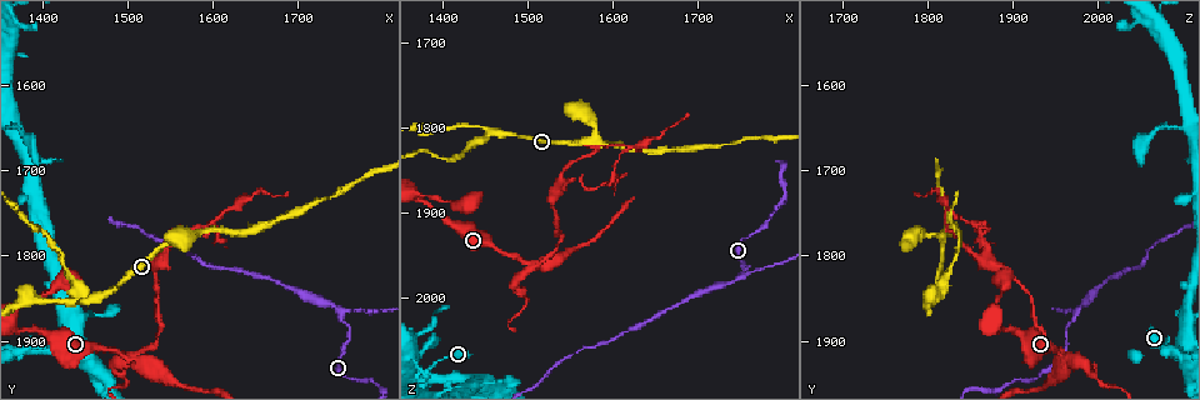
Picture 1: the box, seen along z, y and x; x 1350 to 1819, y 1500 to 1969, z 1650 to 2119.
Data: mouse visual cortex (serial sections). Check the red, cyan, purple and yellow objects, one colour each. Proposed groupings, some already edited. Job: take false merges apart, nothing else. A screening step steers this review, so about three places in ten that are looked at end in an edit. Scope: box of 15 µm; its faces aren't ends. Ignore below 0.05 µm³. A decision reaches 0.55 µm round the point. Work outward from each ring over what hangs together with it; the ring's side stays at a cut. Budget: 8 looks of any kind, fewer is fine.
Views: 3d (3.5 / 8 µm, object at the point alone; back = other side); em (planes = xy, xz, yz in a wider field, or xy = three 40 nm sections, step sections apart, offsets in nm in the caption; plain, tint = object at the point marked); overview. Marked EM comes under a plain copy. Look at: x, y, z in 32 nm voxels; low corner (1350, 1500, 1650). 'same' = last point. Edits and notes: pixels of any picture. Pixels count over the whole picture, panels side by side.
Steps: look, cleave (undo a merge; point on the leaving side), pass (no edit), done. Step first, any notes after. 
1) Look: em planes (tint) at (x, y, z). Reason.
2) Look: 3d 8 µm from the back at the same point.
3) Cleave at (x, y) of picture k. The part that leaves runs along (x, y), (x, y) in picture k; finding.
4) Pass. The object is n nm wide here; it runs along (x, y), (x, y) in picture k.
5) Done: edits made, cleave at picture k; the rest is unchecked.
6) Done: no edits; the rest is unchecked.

Look: 3d 8 µm at (1745, 1870, 1970). Branch point.

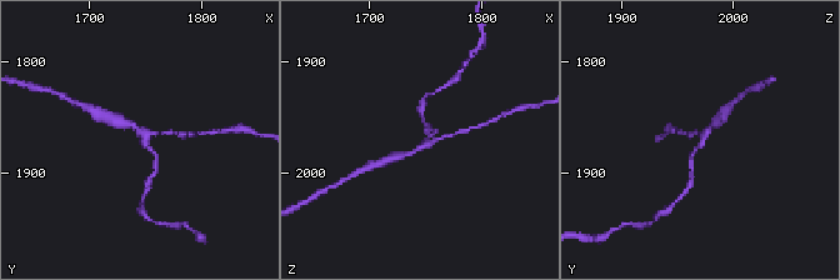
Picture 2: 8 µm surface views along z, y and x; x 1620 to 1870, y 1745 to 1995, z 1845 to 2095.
Look: 3d 3.5 µm at (1746, 1868, 1976). Zoom in.

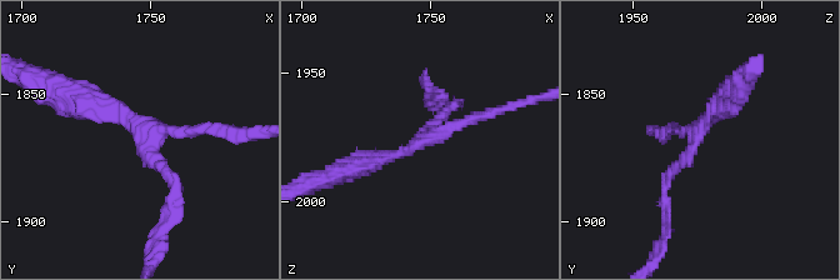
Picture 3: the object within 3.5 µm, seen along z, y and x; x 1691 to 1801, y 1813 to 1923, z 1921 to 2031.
Look: em xy step 1 (tint) at (1748, 1869, 1975). 3 arms meet here; the arms are 100, 150, 200 nm wide.

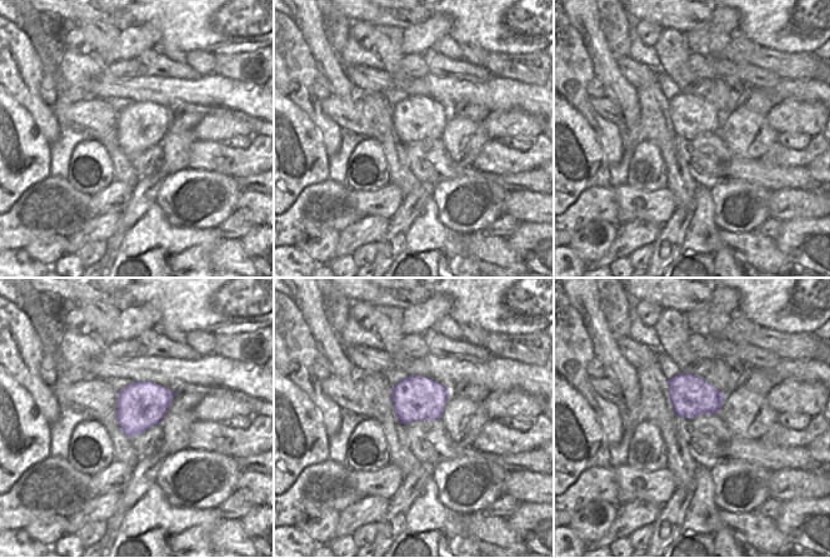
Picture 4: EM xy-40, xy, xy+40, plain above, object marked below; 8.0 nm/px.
Pass. It runs along (169, 209), (173, 179), (138, 125), (80, 101) in picture 3; one cell here.

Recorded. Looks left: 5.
Look: 3d 3.5 µm at (1565, 1775, 1820). Side arm on a straight run.

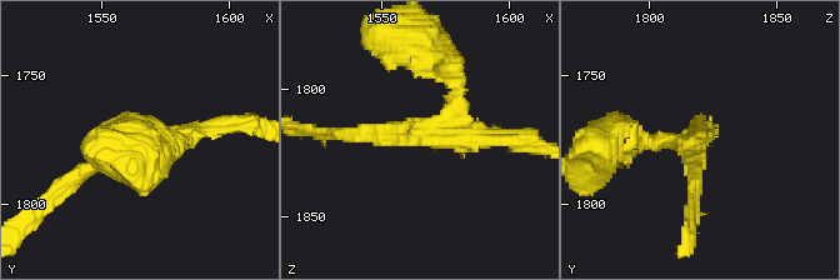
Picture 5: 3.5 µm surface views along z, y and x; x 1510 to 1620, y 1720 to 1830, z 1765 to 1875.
Look: em planes (tint) at (1566, 1778, 1817).

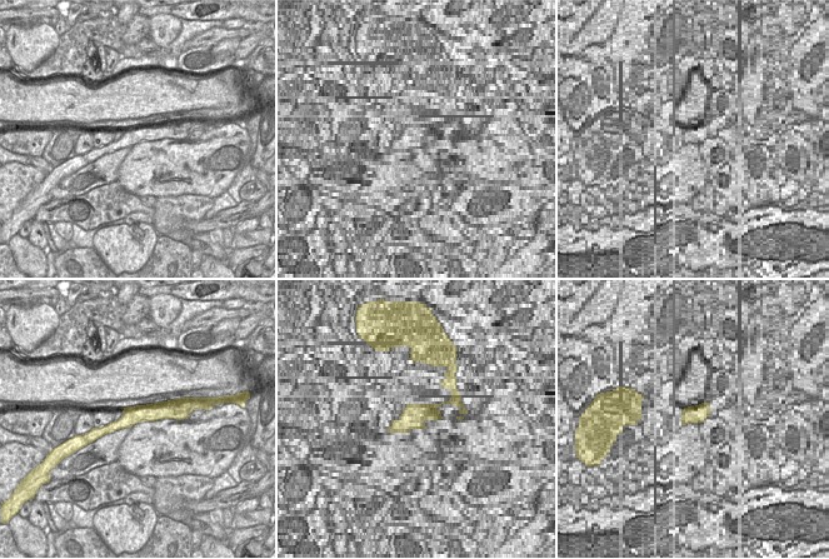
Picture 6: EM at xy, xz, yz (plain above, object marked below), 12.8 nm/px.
Pass. 3 arms meet here; it runs along (351, 135), (424, 135), (455, 106), (451, 70) in picture 5; all the same cell.

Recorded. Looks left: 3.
Look: 3d 3.5 µm at (1505, 1920, 1960).

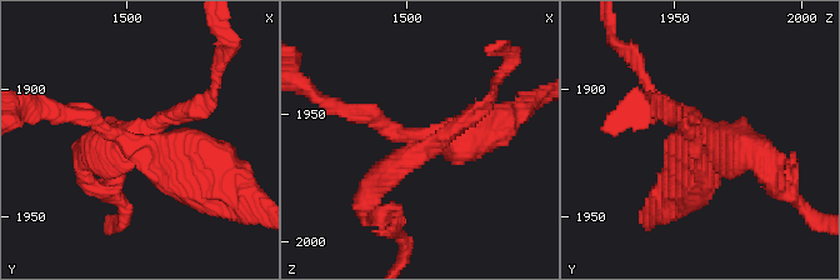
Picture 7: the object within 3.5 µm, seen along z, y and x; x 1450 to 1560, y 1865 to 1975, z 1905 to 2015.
Look: em xy step 5 (tint) at (1501, 1921, 1958). Shape alone is not enough.

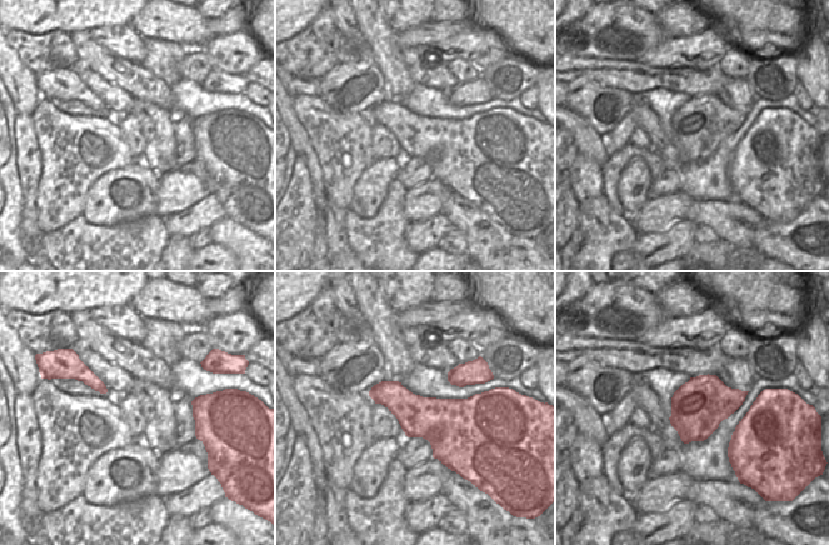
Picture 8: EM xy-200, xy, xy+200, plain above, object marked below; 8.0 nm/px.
Cleave at (379, 174) of picture 7. The part that leaves runs along (140, 130), (201, 110), (213, 88) in picture 7; two cells meet here.

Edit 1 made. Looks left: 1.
Done: edits made, cleave at picture 7; the rest is unchecked.

